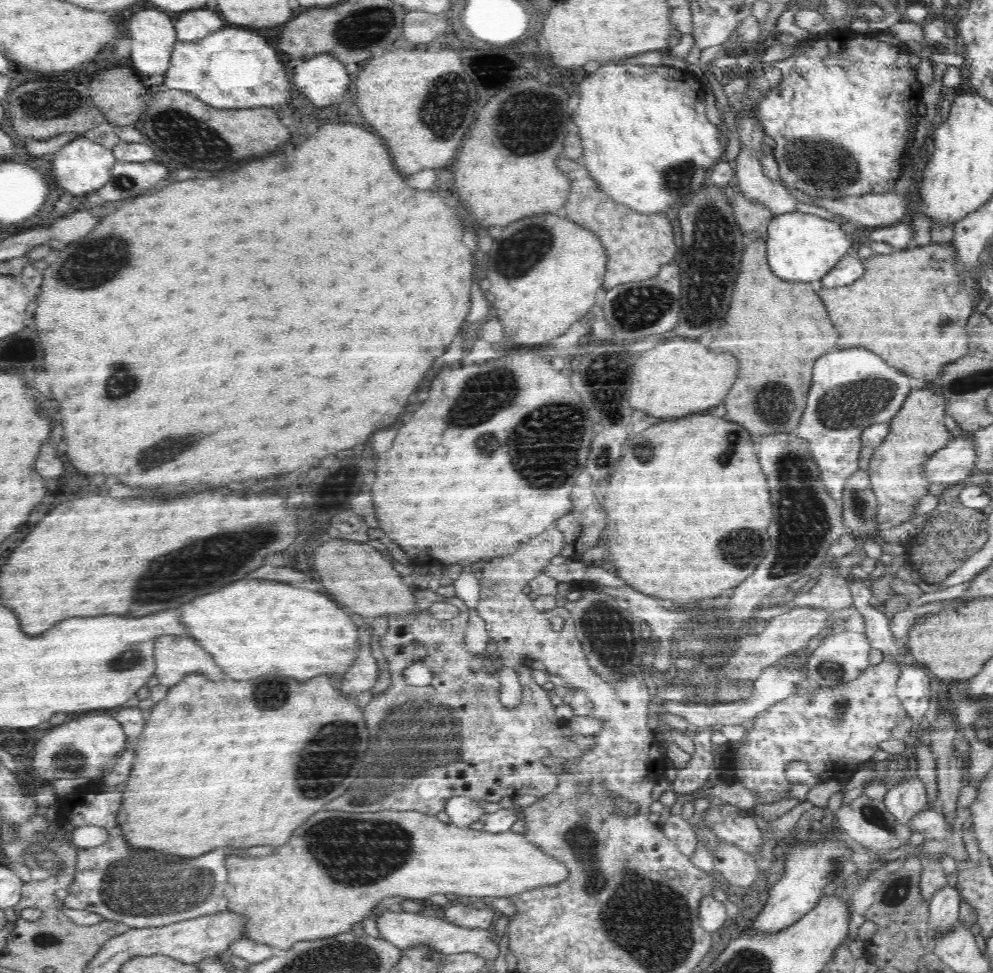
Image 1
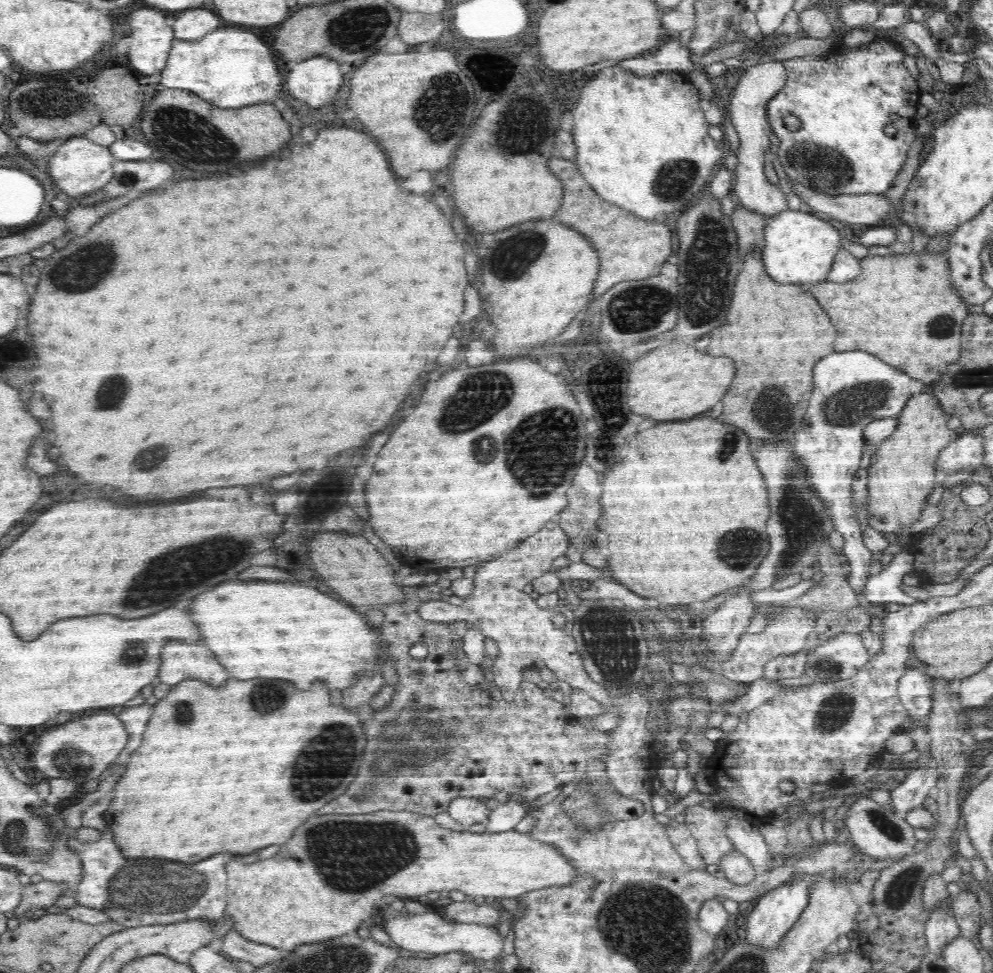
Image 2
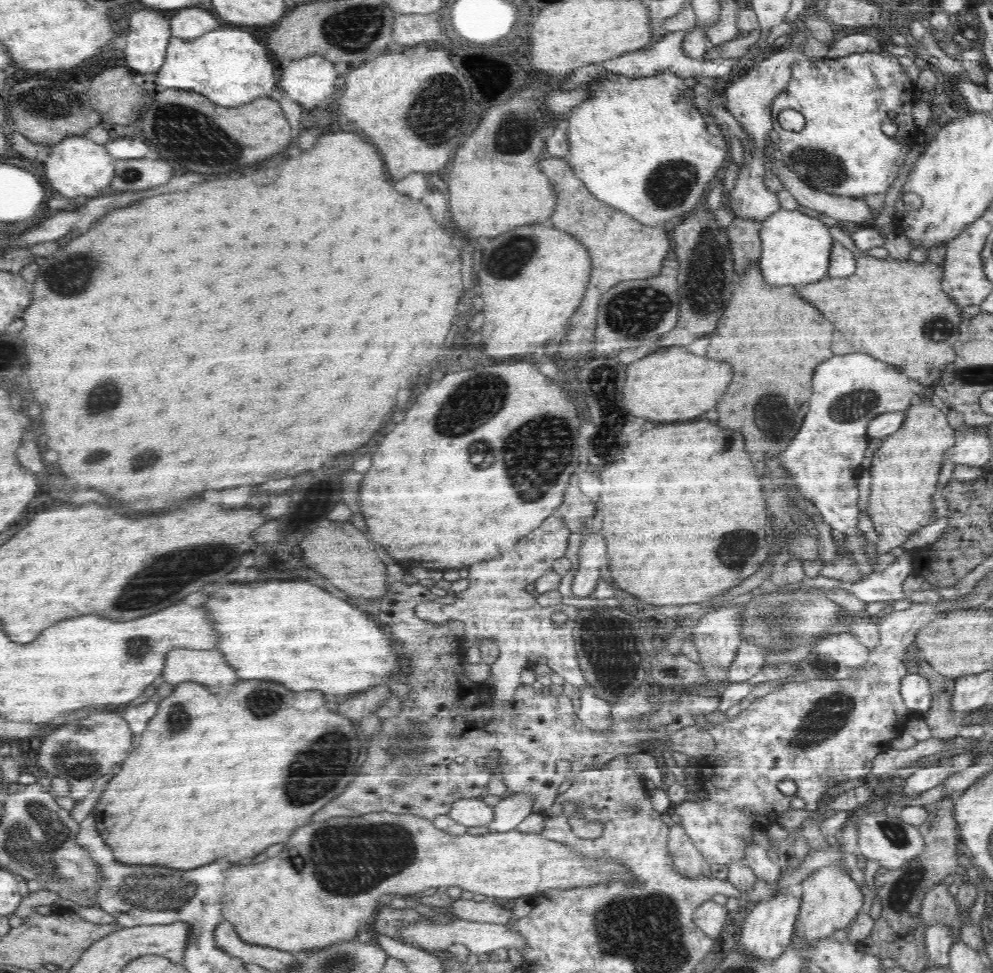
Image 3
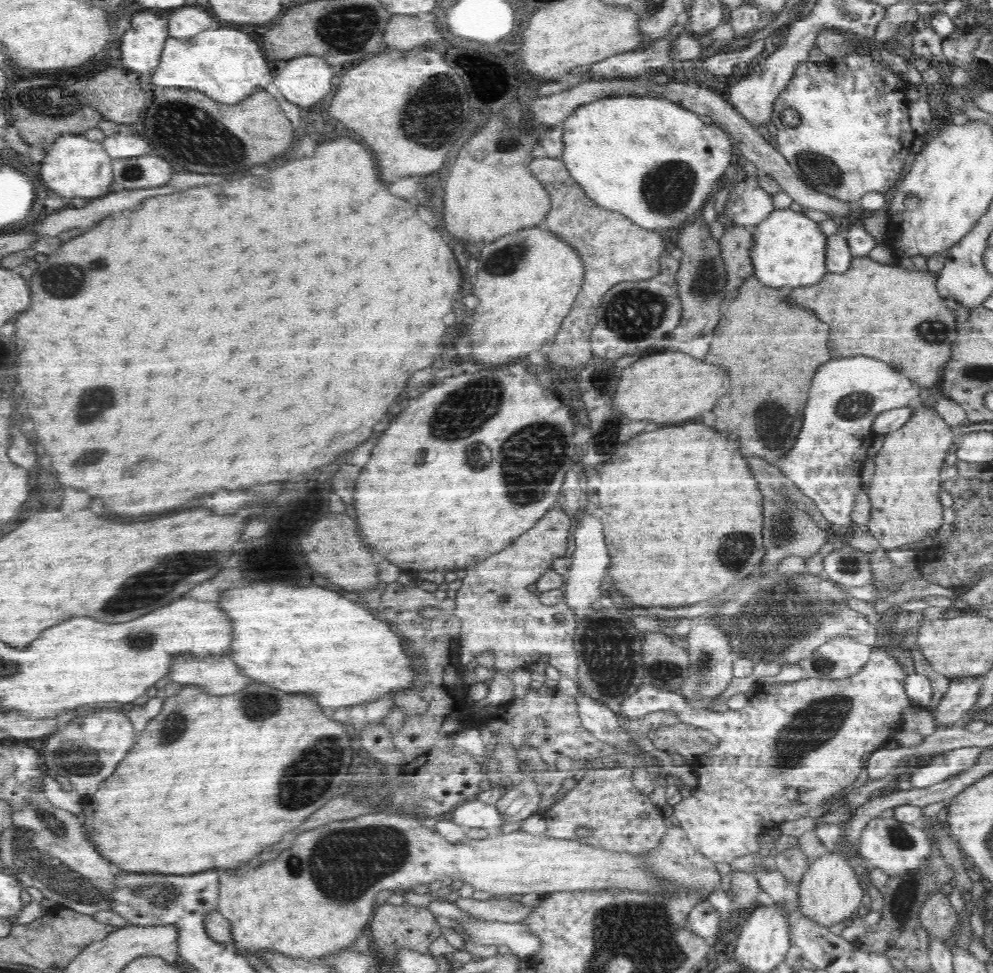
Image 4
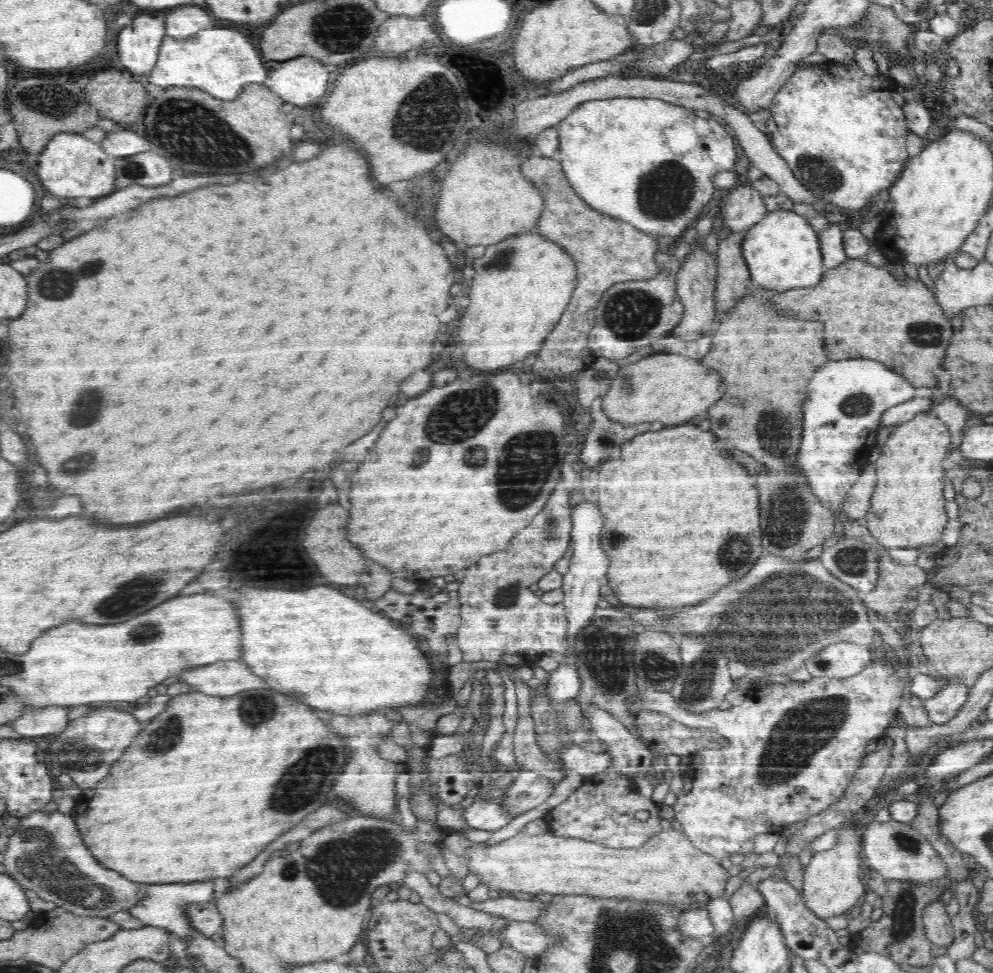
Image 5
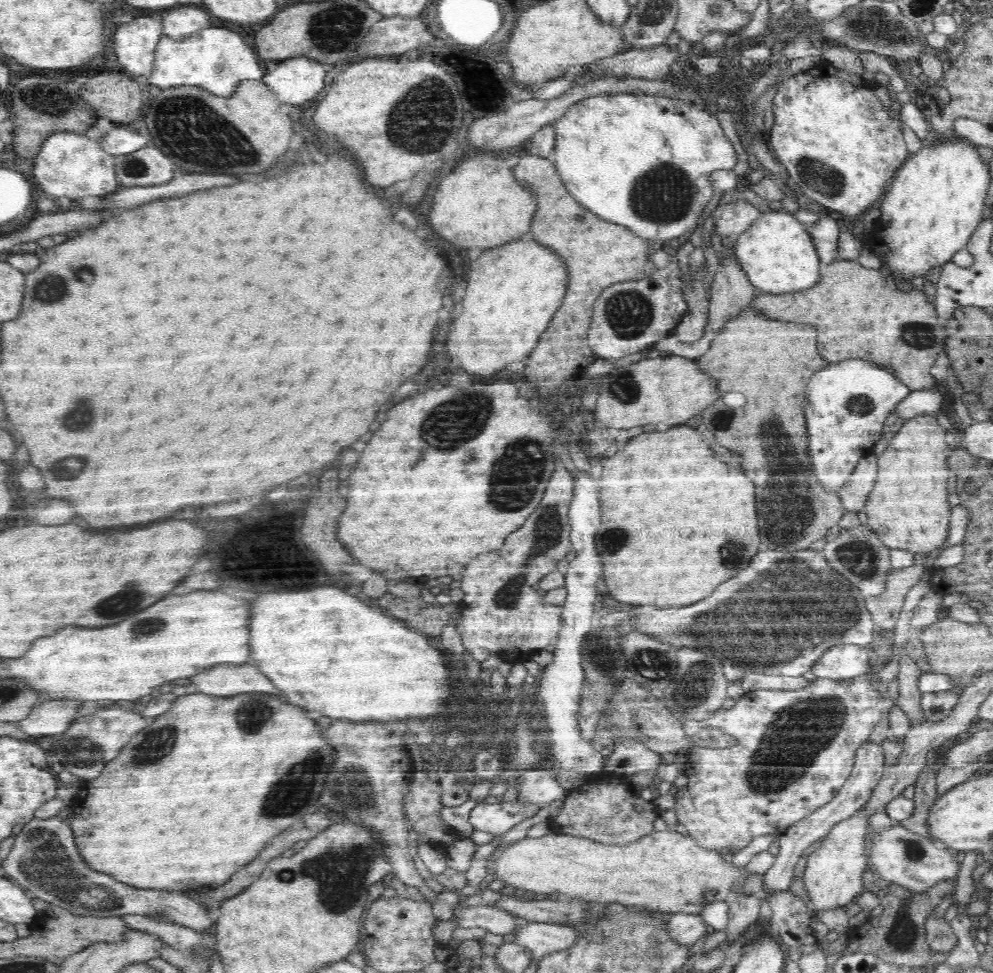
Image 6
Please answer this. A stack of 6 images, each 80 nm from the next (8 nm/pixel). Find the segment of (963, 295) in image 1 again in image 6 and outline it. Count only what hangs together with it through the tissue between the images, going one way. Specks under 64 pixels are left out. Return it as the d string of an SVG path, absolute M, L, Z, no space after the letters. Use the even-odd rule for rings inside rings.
M842 258L832 263L822 266L822 276L814 288L781 295L760 294L751 302L752 307L756 313L776 320L816 326L818 346L824 350L822 358L828 362L840 362L846 358L870 360L894 372L893 375L901 379L911 391L933 389L937 380L932 376L930 368L938 360L938 354L945 347L948 337L944 322L924 291L912 289L904 292L892 286L892 292L888 290L884 294L892 294L892 308L862 308L870 306L872 300L882 298L880 290L870 290L872 286L880 288L878 272ZM844 304L854 308L840 308Z

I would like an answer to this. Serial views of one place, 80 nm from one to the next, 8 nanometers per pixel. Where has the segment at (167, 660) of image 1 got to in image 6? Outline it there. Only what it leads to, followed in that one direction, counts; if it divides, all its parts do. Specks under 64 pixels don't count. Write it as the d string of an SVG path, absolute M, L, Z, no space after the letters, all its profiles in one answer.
M218 664L202 674L190 678L196 684L198 692L210 696L231 697L234 694L251 692L268 692L282 698L282 692L274 688L274 684L260 674L252 664Z

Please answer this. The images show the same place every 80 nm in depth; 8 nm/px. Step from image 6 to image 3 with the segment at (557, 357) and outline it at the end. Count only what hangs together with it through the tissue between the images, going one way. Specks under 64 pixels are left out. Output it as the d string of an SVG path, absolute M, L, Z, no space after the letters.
M545 155L543 160L538 162L540 170L550 178L554 185L556 194L556 208L549 218L554 228L560 228L572 235L578 243L586 247L592 259L592 276L582 302L578 304L576 312L570 316L568 324L572 326L560 346L560 356L570 360L574 356L592 354L594 350L594 332L592 326L597 324L597 306L600 299L615 284L630 280L641 280L658 274L662 264L665 262L666 254L670 250L668 236L664 228L648 228L644 224L638 224L632 216L626 216L624 212L618 212L616 208L610 208L608 204L602 204L588 188L584 186L576 173L570 168L570 163L565 159Z

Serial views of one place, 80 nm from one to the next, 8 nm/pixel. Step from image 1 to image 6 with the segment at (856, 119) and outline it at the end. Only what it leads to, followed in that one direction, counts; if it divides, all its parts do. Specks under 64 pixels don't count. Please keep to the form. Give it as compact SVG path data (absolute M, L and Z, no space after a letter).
M823 62L813 69L790 76L788 79L782 81L782 83L778 85L778 90L776 90L773 103L770 107L774 114L774 123L770 130L770 143L768 142L768 145L774 155L776 155L776 159L780 161L780 164L786 169L788 175L790 175L794 186L796 186L799 192L806 194L806 196L814 200L814 202L818 202L819 206L825 207L831 211L841 212L841 214L848 214L848 216L856 216L856 214L860 214L860 212L866 212L870 208L877 206L884 192L897 174L898 169L906 162L906 159L910 155L908 149L906 149L906 143L904 143L901 111L884 107L884 103L880 101L880 97L870 92L872 85L874 85L874 80L864 80L860 75L838 70L832 65Z

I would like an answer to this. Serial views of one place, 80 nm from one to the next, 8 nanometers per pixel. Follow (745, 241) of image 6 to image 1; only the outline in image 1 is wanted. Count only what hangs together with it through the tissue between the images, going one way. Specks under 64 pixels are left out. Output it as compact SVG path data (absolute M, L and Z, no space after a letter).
M792 211L776 215L767 230L766 258L774 275L787 282L818 284L846 254L854 253L853 237L844 234L838 223L816 215Z

